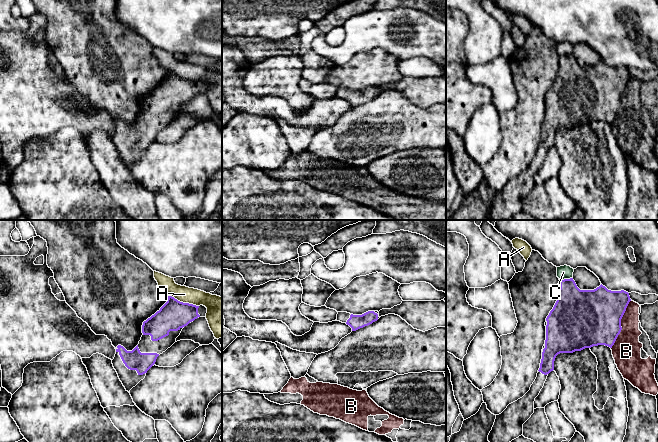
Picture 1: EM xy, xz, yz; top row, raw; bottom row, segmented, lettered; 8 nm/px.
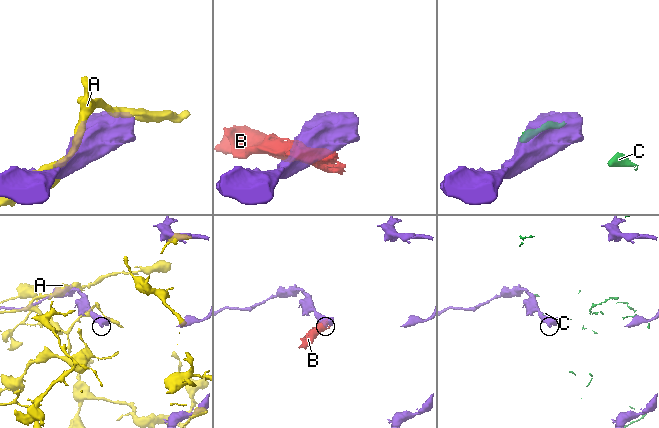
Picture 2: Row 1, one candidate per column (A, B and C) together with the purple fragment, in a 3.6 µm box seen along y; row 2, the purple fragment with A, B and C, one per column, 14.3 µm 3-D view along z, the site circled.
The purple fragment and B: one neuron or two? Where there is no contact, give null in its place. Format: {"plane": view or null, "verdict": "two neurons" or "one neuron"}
{"plane": "yz", "verdict": "two neurons"}

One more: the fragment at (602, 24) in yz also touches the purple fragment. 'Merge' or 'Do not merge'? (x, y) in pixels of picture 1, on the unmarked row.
Do not merge

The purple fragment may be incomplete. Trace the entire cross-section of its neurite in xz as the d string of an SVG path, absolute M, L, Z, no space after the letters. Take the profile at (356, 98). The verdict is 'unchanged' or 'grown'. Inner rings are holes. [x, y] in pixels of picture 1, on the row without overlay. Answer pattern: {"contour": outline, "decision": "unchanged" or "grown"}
{"contour": "M368 87L362 91L353 91L347 88L338 88L337 97L346 99L352 104L352 107L356 107L360 104L368 102L379 95L378 87Z", "decision": "grown"}

